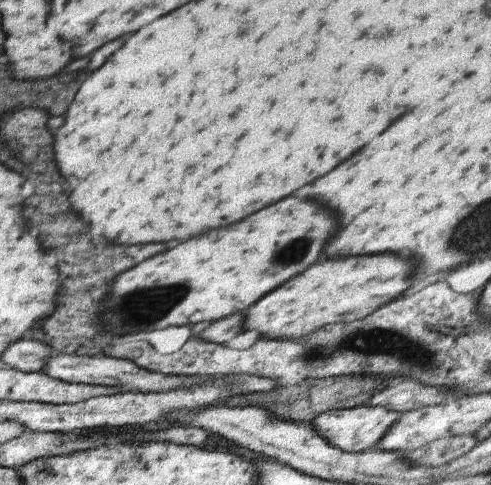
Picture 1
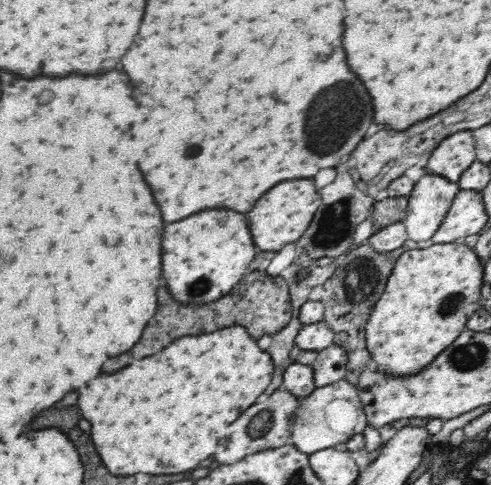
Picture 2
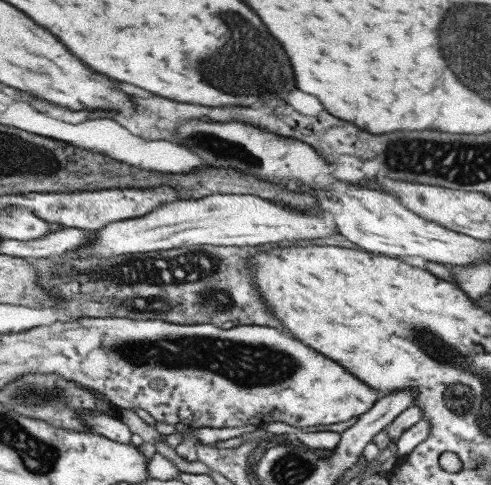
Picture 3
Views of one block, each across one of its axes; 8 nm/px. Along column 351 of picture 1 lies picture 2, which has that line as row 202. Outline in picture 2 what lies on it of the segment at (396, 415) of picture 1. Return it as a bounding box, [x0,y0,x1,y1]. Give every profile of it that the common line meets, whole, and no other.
[400,178,460,244]

